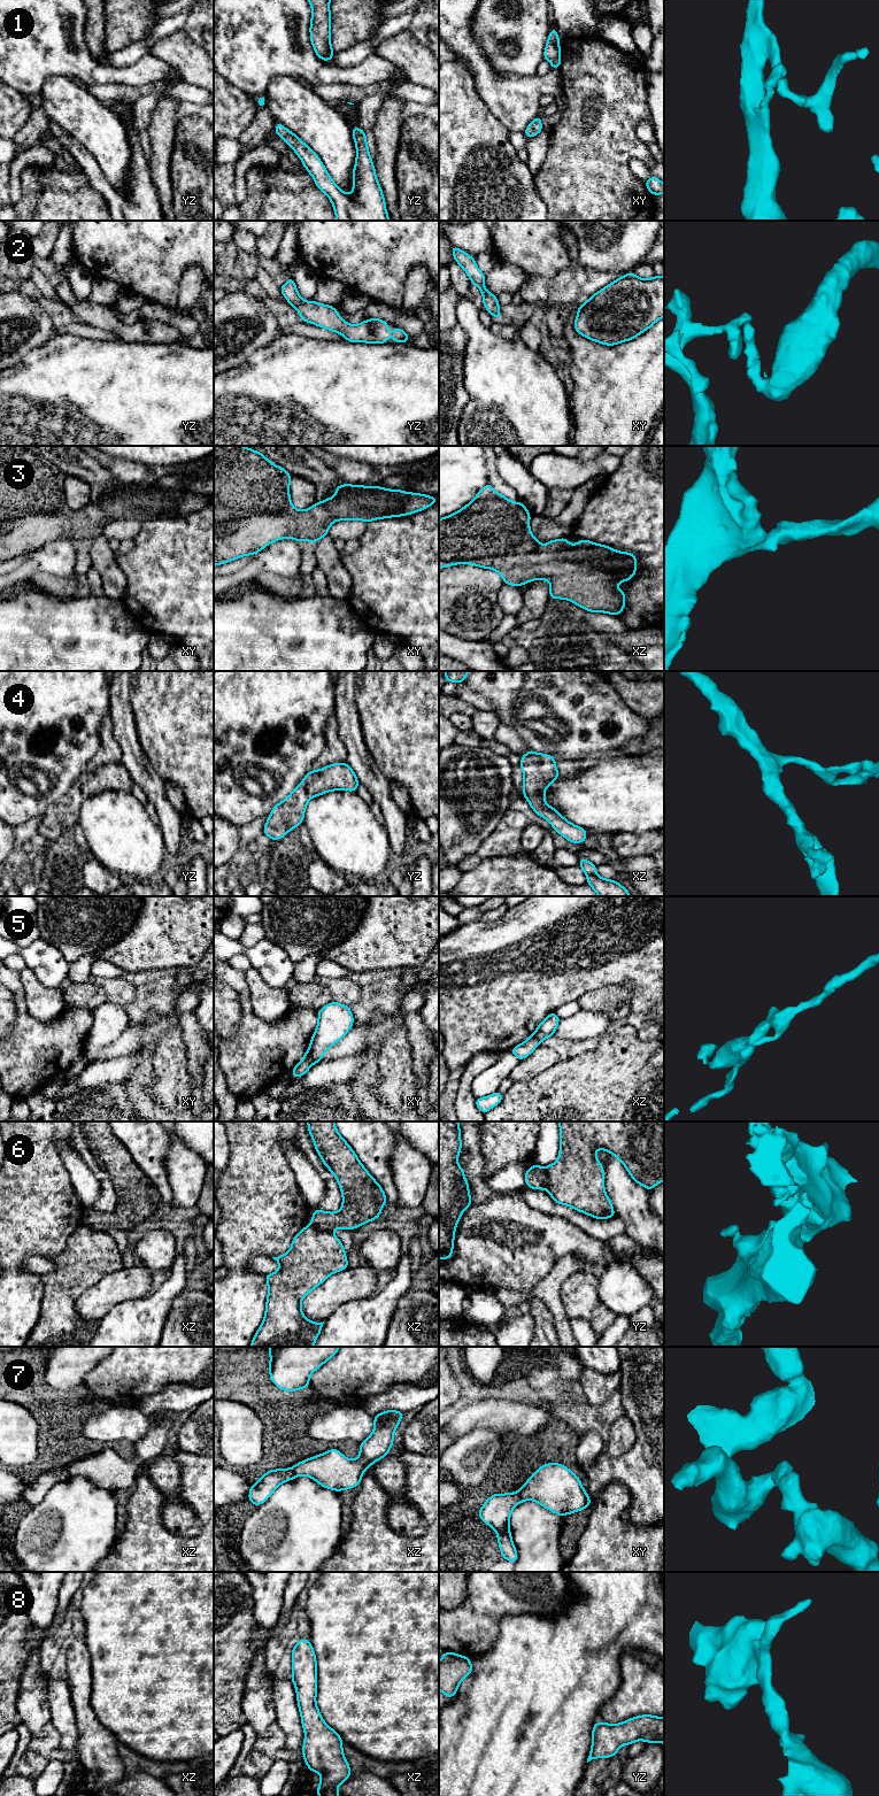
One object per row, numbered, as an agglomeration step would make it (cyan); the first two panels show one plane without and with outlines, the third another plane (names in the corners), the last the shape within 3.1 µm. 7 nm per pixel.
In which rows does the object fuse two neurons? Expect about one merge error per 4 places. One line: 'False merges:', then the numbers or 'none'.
False merges: 5, 6, 7

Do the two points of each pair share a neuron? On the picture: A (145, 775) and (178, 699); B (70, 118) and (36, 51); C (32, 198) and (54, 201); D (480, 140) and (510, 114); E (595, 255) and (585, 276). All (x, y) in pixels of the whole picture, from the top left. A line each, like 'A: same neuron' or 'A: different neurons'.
A: different neurons
B: different neurons
C: different neurons
D: different neurons
E: different neurons

